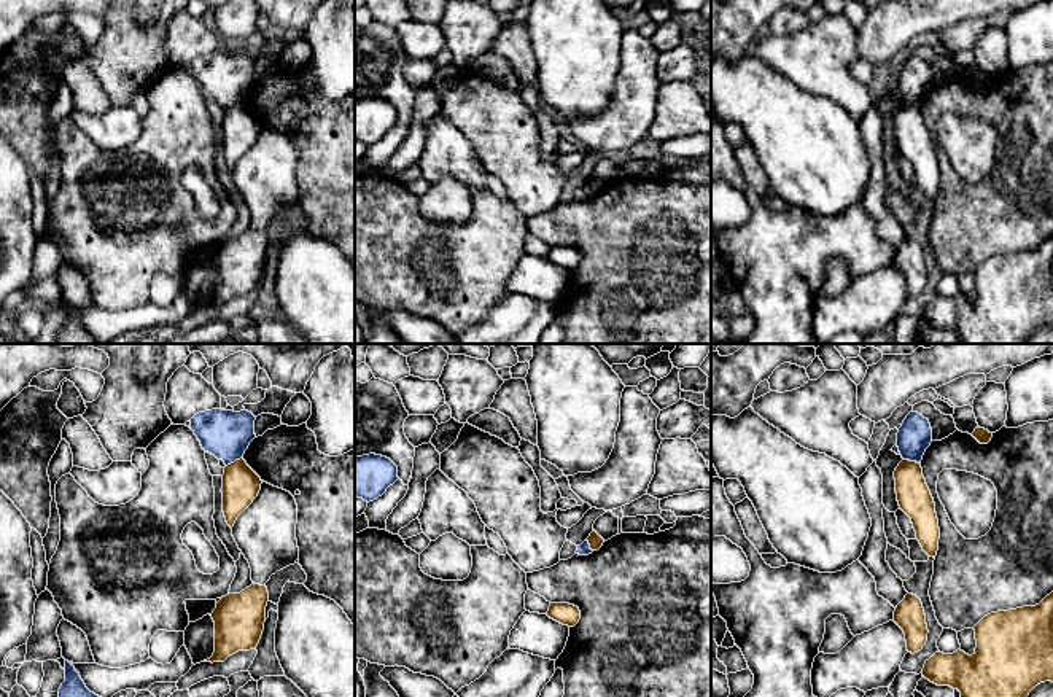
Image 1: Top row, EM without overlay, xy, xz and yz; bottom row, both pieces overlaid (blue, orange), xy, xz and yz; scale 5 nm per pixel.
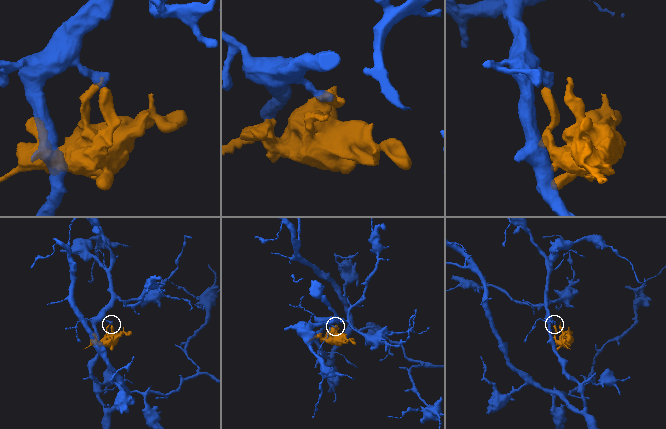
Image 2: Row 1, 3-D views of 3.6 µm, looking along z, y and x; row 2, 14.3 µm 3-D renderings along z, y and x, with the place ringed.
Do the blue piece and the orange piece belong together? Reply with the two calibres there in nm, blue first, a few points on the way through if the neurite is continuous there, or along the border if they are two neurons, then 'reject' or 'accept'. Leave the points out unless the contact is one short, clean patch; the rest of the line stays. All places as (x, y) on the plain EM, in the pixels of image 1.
240 nm thick on the blue side, 190 nm on the other; border along xy (242, 101), (226, 110); reject

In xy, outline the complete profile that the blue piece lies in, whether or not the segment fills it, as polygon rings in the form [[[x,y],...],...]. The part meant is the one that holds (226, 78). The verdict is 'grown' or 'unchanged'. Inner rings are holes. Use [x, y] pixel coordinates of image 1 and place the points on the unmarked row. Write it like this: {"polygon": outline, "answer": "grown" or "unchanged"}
{"polygon": [[[212,53],[191,62],[191,73],[205,95],[231,108],[243,102],[255,78],[256,60],[248,54]]], "answer": "unchanged"}

